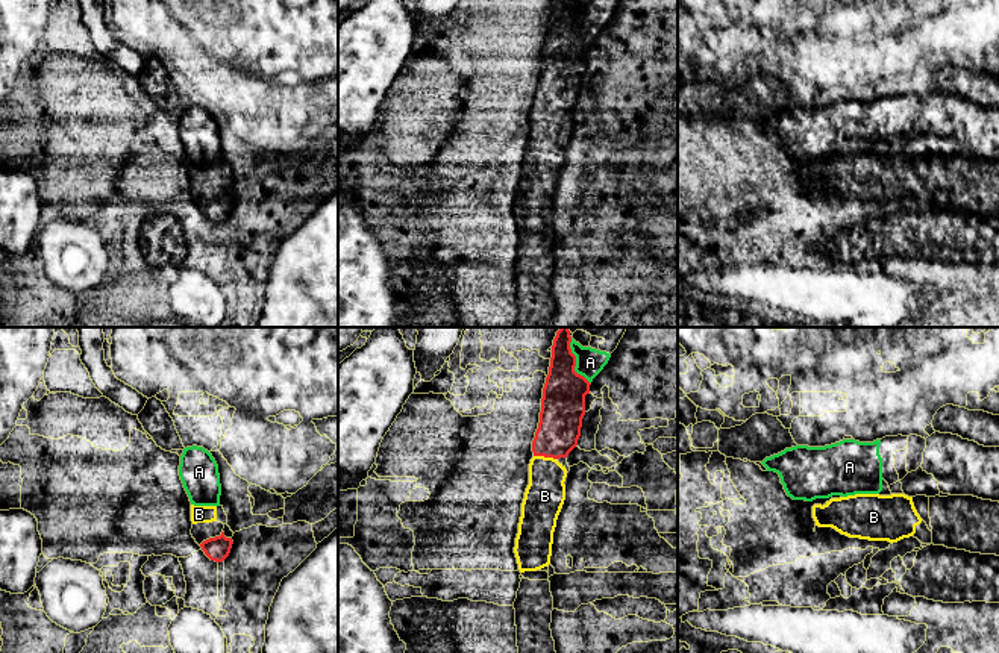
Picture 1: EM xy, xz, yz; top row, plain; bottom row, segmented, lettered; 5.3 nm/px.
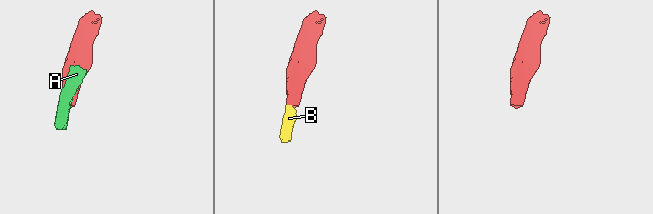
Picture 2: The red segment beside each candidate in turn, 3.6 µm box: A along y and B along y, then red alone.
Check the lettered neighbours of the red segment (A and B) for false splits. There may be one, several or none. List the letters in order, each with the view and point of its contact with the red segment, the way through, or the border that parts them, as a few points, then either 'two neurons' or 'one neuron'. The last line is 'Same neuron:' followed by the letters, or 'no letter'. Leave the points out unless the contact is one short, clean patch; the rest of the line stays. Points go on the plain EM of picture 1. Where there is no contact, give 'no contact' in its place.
A: contact xz (575, 23); two neurons
B: contact xz (544, 117); way xz (561, 74), (558, 94), (544, 117), (544, 156); one neuron
Same neuron: B

